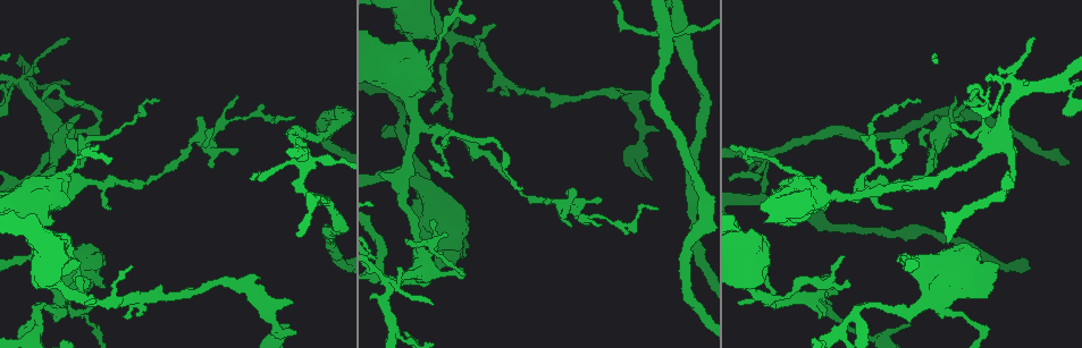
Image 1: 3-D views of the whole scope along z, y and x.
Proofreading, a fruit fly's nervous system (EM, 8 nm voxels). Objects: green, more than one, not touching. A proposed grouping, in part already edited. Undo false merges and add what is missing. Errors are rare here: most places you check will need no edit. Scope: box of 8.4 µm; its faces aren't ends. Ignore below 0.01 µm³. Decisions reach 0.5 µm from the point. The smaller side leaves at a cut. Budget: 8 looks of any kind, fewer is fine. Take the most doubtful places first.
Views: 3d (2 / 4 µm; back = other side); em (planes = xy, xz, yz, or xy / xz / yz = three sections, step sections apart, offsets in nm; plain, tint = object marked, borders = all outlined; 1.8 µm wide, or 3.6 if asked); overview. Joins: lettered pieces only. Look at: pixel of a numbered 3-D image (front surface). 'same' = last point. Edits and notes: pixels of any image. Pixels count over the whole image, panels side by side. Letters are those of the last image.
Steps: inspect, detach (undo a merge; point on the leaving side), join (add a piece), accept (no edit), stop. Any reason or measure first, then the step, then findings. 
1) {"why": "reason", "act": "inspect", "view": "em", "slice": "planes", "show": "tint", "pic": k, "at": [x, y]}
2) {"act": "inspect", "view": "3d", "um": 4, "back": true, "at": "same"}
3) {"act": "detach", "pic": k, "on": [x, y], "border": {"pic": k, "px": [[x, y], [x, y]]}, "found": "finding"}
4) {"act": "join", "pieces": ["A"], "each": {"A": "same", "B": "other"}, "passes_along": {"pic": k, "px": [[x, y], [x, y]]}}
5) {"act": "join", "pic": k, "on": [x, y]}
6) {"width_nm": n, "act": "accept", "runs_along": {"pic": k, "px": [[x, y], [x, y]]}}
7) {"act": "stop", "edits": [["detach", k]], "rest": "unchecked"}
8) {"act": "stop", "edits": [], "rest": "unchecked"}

{"why": "thin neck", "act": "inspect", "view": "em", "slice": "planes", "show": "tint", "pic": 1, "at": [939, 143]}

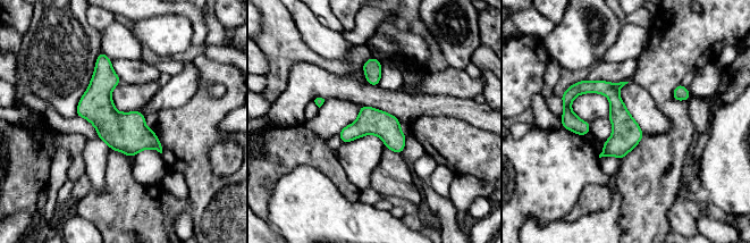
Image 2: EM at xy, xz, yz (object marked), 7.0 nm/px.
{"act": "inspect", "view": "em", "slice": "planes", "show": "borders", "at": "same"}

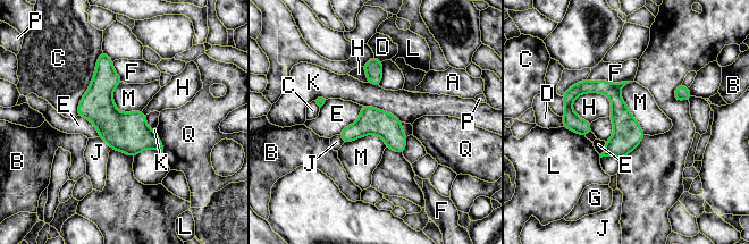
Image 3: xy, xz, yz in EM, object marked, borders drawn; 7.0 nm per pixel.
{"act": "accept", "each": {"A": "other", "B": "other", "C": "other", "D": "other", "E": "other", "F": "other", "G": "other", "H": "other", "J": "other", "K": "other", "L": "other", "M": "other", "P": "other", "Q": "other"}, "runs_along": {"pic": 3, "px": [[104, 59], [104, 107], [159, 146]]}, "found": "all the same neuron"}

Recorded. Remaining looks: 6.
{"why": "branch point", "act": "inspect", "view": "em", "slice": "planes", "show": "tint", "pic": 1, "at": [83, 296]}

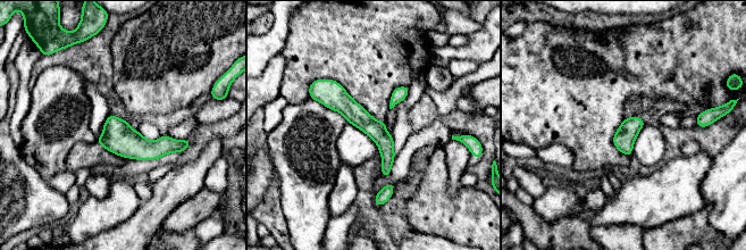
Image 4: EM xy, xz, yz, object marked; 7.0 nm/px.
{"why": "see the neighbours", "act": "inspect", "view": "em", "slice": "planes", "show": "borders", "at": "same"}

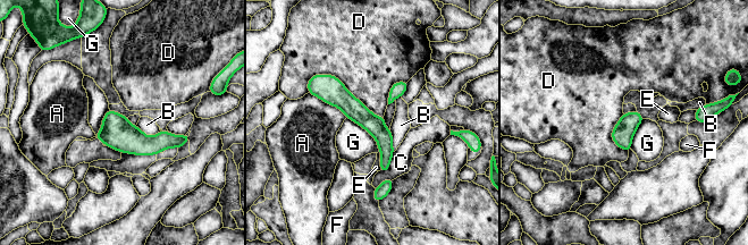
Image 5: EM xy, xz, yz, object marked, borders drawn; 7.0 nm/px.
{"width_nm": 150, "act": "accept", "each": {"A": "other", "B": "other", "C": "other", "D": "other", "E": "other", "F": "other", "G": "other"}, "found": "all the same neuron"}

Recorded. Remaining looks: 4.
{"why": "narrows sharply", "act": "inspect", "view": "em", "slice": "planes", "show": "tint", "pic": 1, "at": [386, 284]}

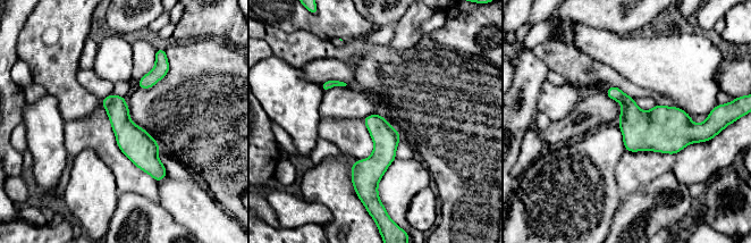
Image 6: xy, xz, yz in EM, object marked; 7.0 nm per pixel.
{"why": "see the neighbours", "act": "inspect", "view": "em", "slice": "planes", "show": "borders", "at": "same"}

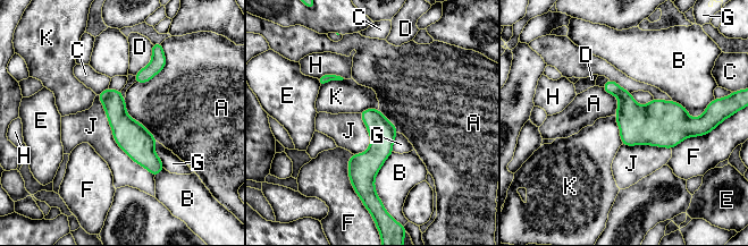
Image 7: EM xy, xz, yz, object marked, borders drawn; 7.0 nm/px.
{"act": "accept", "each": {"A": "other", "B": "other", "C": "other", "D": "other", "E": "other", "F": "other", "G": "other", "H": "other", "J": "other", "K": "other"}, "runs_along": {"pic": 7, "px": [[101, 95], [156, 171]]}, "found": "one neuron here"}

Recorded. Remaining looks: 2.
{"act": "stop", "edits": [], "rest": "unchecked"}

